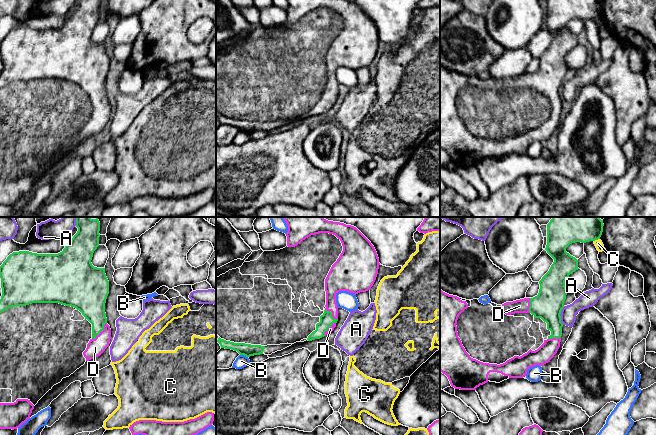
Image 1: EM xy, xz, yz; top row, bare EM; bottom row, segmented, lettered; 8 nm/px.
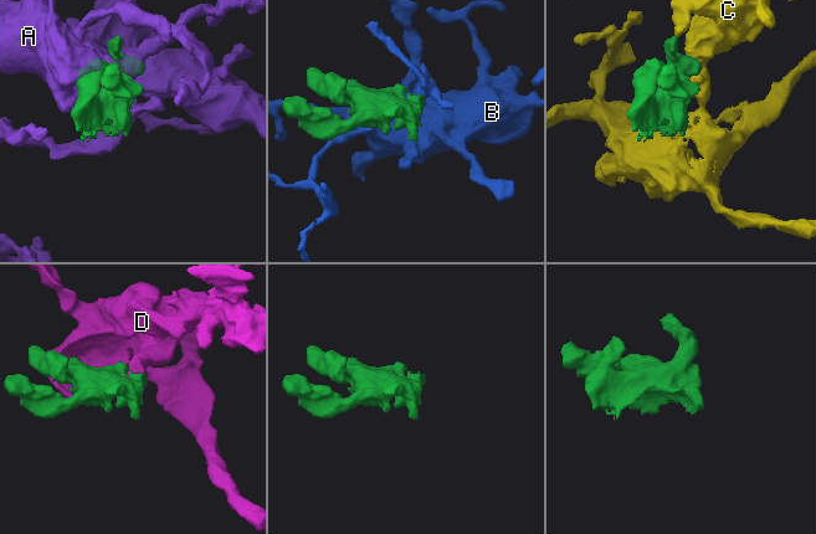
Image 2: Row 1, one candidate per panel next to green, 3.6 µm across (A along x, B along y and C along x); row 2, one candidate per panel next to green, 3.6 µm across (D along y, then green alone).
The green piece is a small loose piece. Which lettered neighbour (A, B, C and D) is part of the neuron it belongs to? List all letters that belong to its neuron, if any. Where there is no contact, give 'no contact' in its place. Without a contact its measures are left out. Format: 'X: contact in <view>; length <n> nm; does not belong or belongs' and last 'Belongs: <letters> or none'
A: contact in yz; length 150 nm; does not belong
B: contact in xz; length 70 nm; does not belong
C: contact in yz; length 50 nm; does not belong
D: contact in xy; length 180 nm; belongs
Belongs: D

